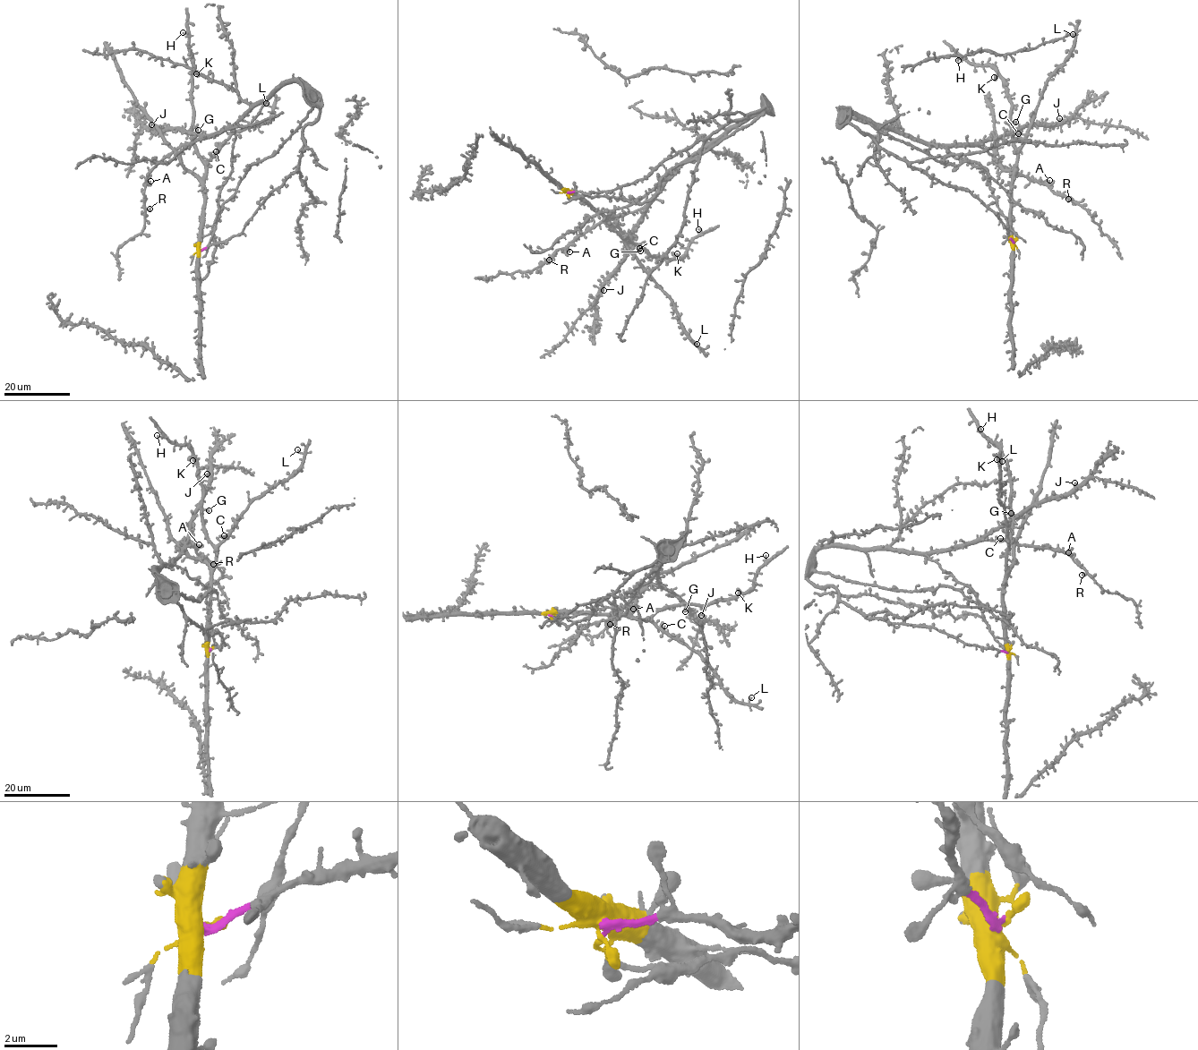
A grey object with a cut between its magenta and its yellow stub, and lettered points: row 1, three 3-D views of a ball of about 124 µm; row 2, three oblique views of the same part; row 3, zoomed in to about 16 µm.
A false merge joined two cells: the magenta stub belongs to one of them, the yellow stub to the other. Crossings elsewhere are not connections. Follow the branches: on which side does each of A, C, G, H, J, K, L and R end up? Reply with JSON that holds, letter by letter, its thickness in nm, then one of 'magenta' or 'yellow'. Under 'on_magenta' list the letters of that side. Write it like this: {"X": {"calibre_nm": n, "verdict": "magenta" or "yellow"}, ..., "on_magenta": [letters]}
{"A": {"calibre_nm": 220, "verdict": "magenta"}, "C": {"calibre_nm": 150, "verdict": "yellow"}, "G": {"calibre_nm": 380, "verdict": "yellow"}, "H": {"calibre_nm": 160, "verdict": "yellow"}, "J": {"calibre_nm": 400, "verdict": "magenta"}, "K": {"calibre_nm": 360, "verdict": "yellow"}, "L": {"calibre_nm": 320, "verdict": "yellow"}, "R": {"calibre_nm": 480, "verdict": "magenta"}, "on_magenta": ["A", "J", "R"]}

